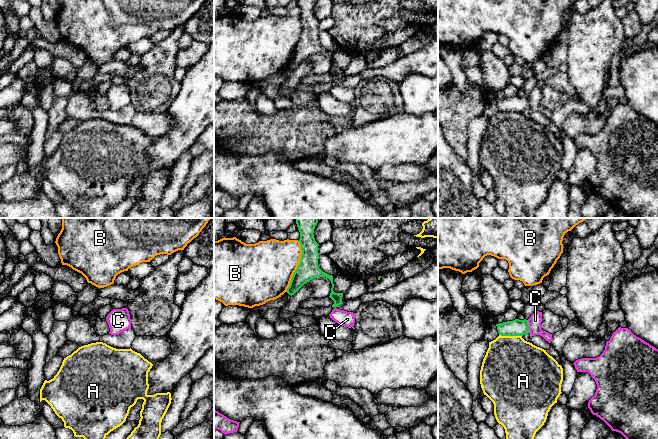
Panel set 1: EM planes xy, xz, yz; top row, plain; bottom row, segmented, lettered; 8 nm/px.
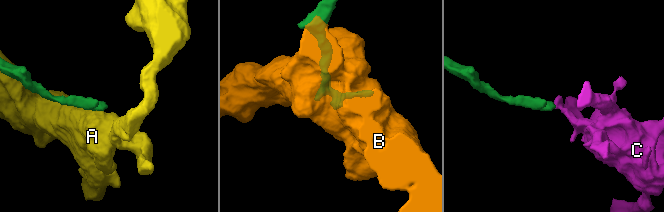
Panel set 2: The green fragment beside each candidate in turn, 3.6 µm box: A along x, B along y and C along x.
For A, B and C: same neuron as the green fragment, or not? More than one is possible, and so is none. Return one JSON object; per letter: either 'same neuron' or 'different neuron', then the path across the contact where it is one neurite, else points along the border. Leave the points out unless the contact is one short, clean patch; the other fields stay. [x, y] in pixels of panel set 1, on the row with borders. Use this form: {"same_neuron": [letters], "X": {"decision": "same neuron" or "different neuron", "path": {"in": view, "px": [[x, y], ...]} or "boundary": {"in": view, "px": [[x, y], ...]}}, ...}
{"same_neuron": [], "A": {"decision": "different neuron"}, "B": {"decision": "different neuron", "boundary": {"in": "xz", "px": [[299, 241], [301, 249], [300, 262], [286, 291]]}}, "C": {"decision": "different neuron", "boundary": {"in": "yz", "px": [[527, 320], [529, 333]]}}}

